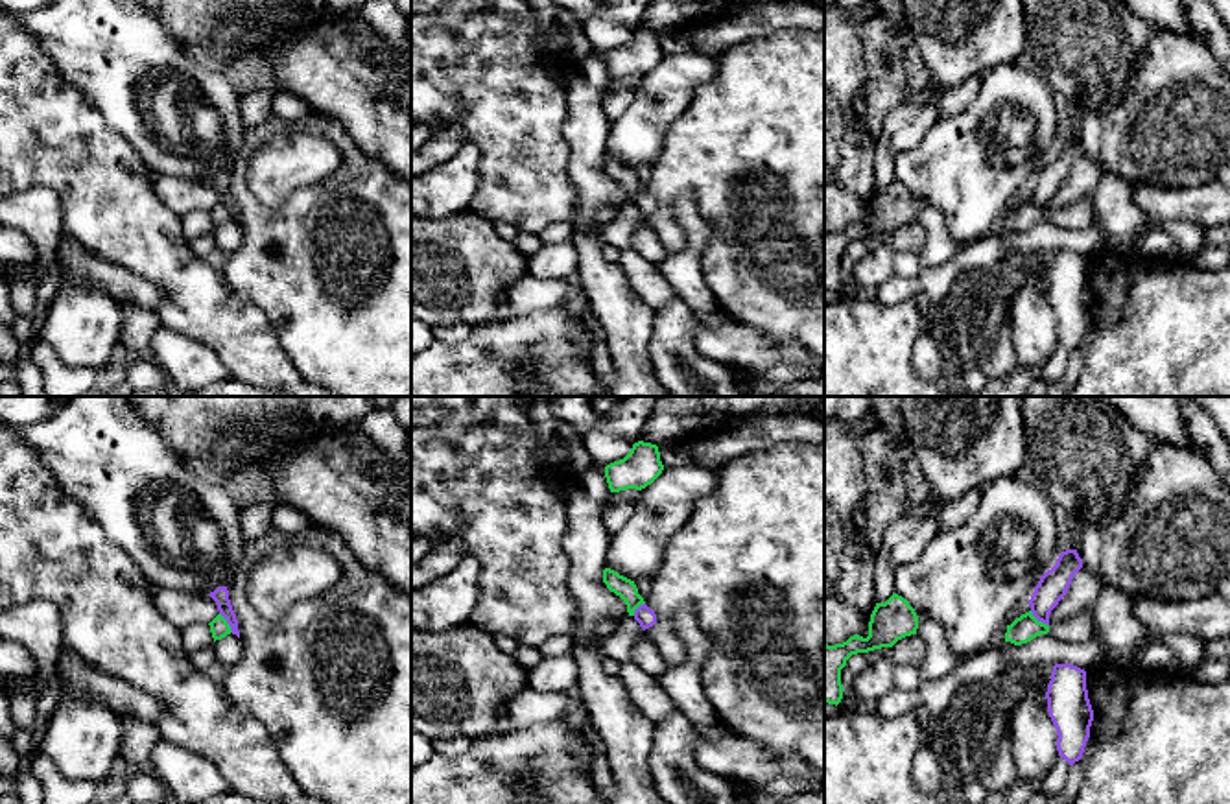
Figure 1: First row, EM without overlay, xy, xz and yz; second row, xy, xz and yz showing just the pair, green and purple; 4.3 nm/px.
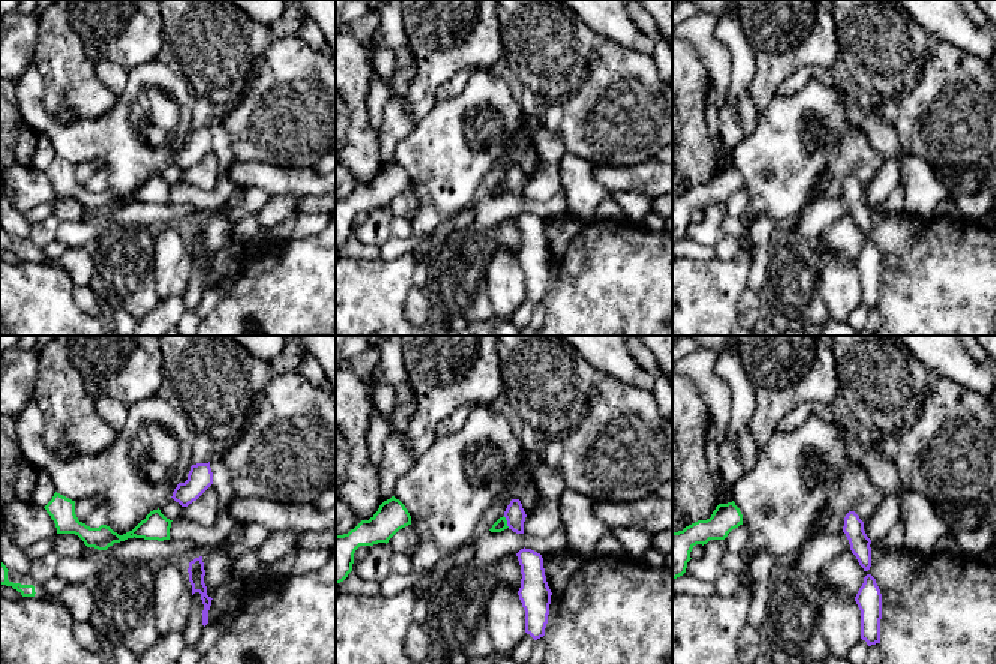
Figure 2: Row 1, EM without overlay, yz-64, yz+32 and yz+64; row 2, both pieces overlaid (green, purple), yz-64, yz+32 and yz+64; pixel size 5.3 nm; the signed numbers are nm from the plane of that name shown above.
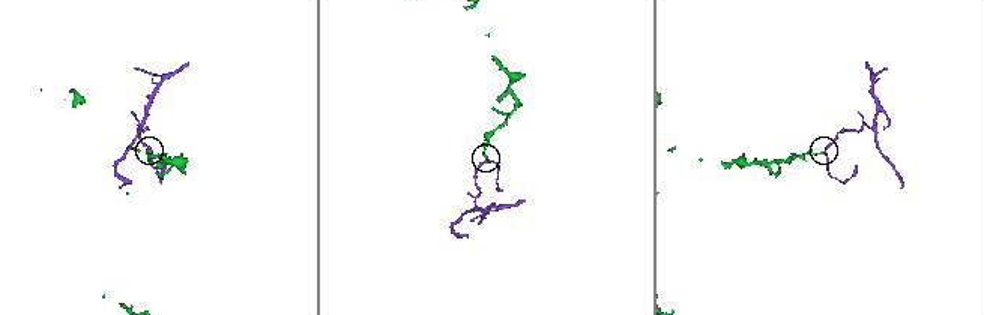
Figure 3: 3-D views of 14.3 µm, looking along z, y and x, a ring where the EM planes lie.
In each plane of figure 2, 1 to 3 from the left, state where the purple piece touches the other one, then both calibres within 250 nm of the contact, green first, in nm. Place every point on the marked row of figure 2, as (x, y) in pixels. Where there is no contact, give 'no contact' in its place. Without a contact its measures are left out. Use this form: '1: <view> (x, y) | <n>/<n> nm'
1: no contact
2: yz+32 (506, 522) | 70/110 nm
3: no contact

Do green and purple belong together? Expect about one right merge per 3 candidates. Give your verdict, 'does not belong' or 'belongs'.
does not belong

